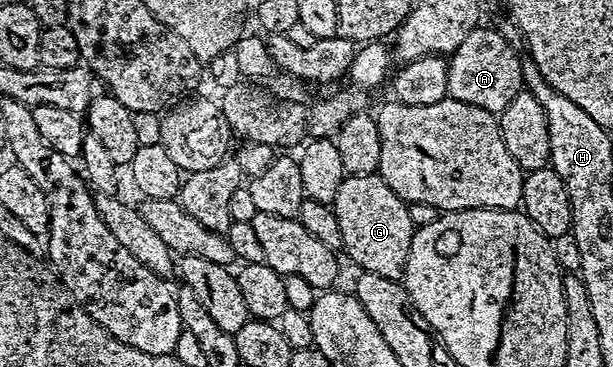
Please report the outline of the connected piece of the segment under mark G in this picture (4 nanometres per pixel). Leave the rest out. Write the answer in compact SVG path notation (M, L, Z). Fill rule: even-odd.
M346 175L332 204L343 238L341 250L368 273L401 280L406 273L408 249L416 230L411 208L384 182L381 175Z

